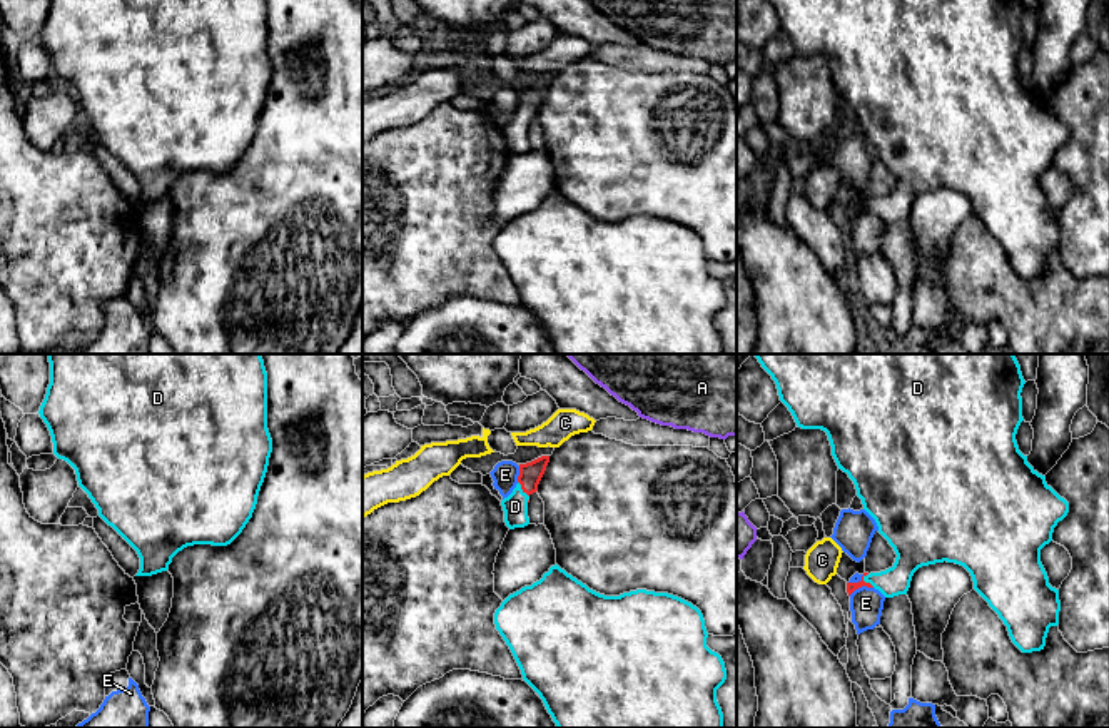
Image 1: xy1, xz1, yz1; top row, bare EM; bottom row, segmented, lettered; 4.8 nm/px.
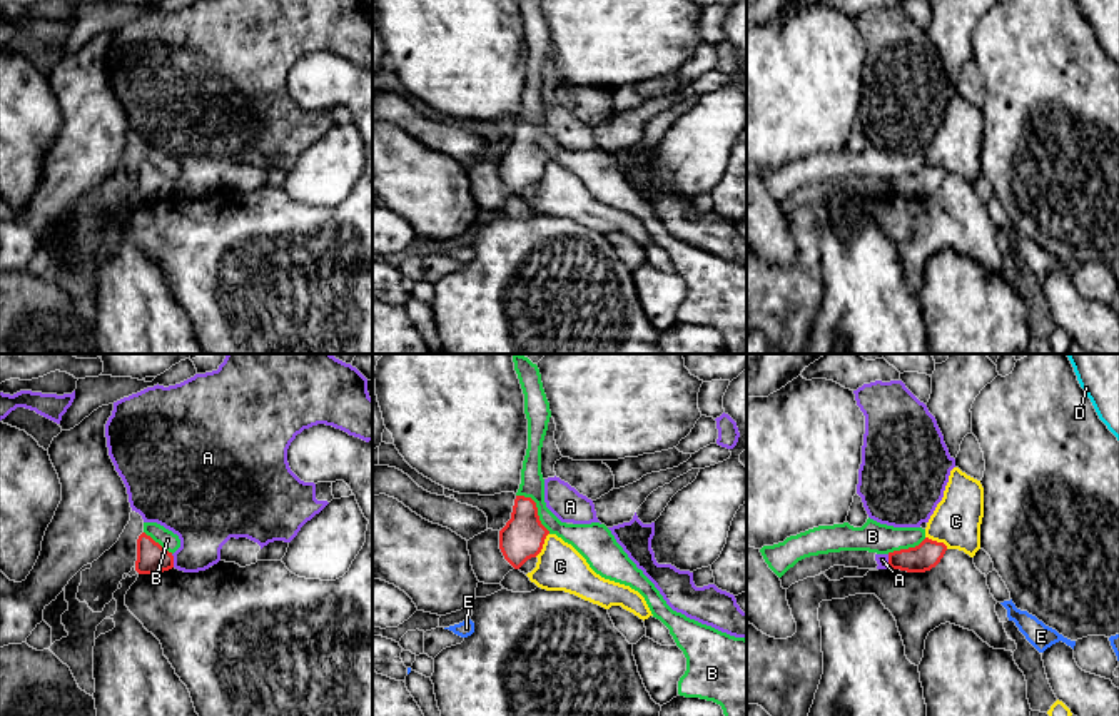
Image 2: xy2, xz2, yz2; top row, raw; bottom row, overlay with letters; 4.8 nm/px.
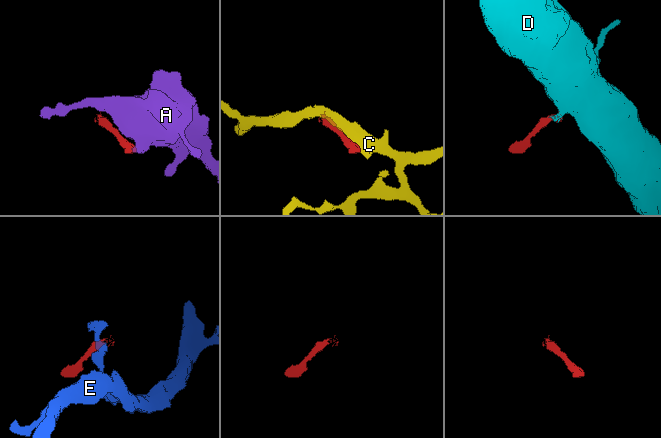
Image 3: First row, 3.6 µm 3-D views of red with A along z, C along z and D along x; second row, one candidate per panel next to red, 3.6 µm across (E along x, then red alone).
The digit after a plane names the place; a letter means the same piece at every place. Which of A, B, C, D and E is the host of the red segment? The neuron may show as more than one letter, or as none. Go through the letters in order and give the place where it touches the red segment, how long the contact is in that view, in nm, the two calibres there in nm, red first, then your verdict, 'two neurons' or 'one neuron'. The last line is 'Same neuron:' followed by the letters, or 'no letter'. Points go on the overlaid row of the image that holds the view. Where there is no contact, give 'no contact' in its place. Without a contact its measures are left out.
A: meets red in xy2 at (172, 561); contact 70 nm long; 150 nm thick on the red side, 300 nm on the other; two neurons
B: meets red in xz2 at (536, 509); contact 260 nm long; 200 nm thick on the red side, 120 nm on the other; two neurons
C: meets red in xz2 at (543, 543); contact 140 nm long; 200 nm thick on the red side, 220 nm on the other; two neurons
D: meets red in yz1 at (867, 583); contact 80 nm long; 50 nm thick on the red side, 140 nm on the other; one neuron
E: meets red in yz1 at (860, 586); contact 130 nm long; 50 nm thick on the red side, 160 nm on the other; two neurons
Same neuron: D

